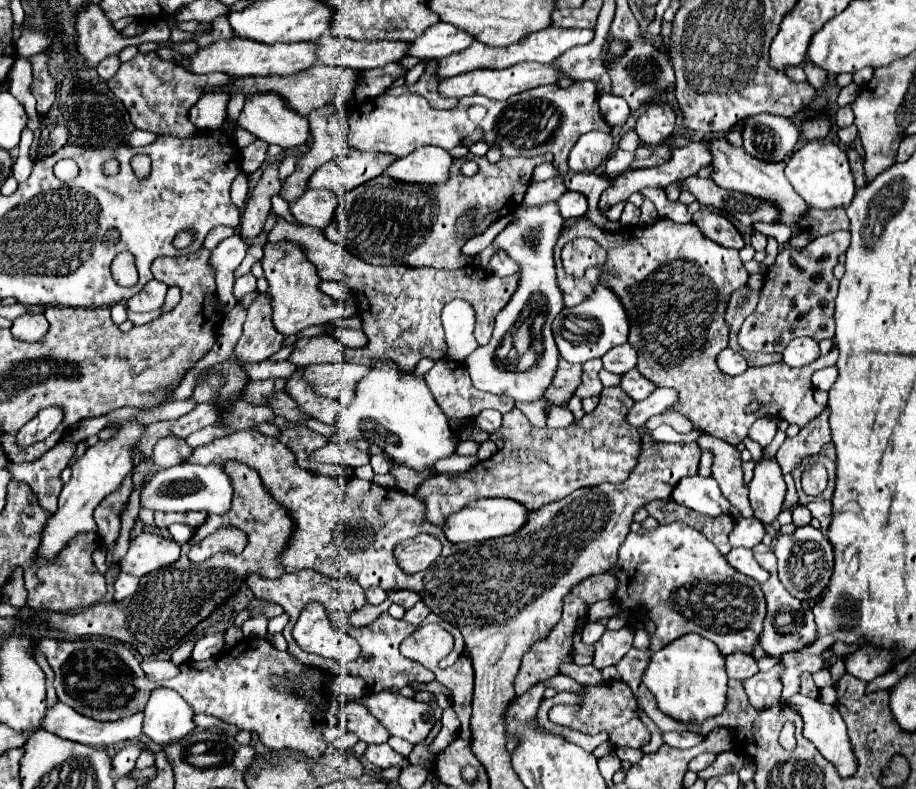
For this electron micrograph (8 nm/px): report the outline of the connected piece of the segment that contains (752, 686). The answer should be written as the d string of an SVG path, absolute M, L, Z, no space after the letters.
M777 662L771 670L757 672L753 678L743 682L749 702L755 710L765 710L779 702L783 672L785 672L785 666L781 662Z

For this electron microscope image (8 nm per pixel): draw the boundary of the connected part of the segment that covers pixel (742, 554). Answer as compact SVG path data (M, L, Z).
M733 548L725 558L727 558L727 562L735 570L755 578L759 584L765 584L769 580L769 572L763 570L759 564L755 564L755 558L753 558L751 550L747 550L747 548Z

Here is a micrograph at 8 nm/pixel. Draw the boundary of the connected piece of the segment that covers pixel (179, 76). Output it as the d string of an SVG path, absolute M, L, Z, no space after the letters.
M157 52L137 54L133 60L123 62L117 74L107 82L111 92L125 104L131 122L139 130L149 130L155 134L175 134L175 136L193 136L195 126L189 120L189 108L201 98L201 92L209 86L221 86L231 82L223 74L211 74L209 78L197 78L183 68L177 68L175 62L165 62Z

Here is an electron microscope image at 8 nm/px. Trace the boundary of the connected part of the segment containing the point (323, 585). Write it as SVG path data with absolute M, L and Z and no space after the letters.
M303 568L303 570L299 570L299 572L291 572L291 574L283 574L281 578L277 578L277 580L267 580L267 578L263 578L263 576L259 576L259 574L249 574L247 576L247 584L249 584L249 588L251 588L251 592L257 596L257 598L263 598L263 600L271 600L271 602L277 602L277 604L281 604L283 606L283 610L289 614L289 624L285 626L285 630L283 630L283 636L285 636L285 640L289 642L289 652L301 662L301 664L309 664L309 654L307 652L303 652L299 646L295 646L293 644L293 636L291 636L291 630L293 630L302 610L305 607L305 604L309 602L309 600L317 600L317 602L323 602L329 610L335 610L337 606L339 606L339 596L341 596L341 606L343 608L337 608L335 610L335 614L329 614L331 618L349 618L351 614L355 614L357 610L361 610L365 604L367 604L367 598L365 598L365 590L363 588L359 588L359 584L355 582L355 580L347 580L347 578L339 578L339 580L331 580L331 578L327 578L327 576L319 576L319 572L315 572L315 570L311 570L311 568Z

